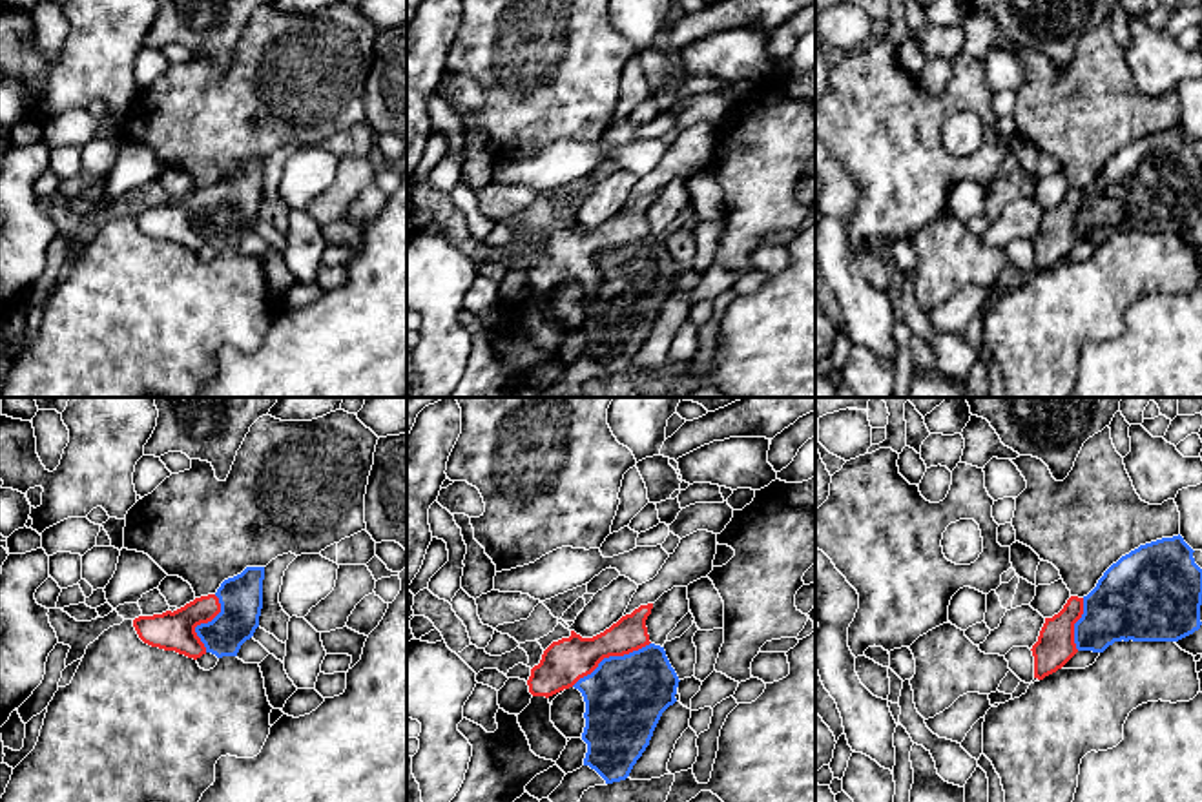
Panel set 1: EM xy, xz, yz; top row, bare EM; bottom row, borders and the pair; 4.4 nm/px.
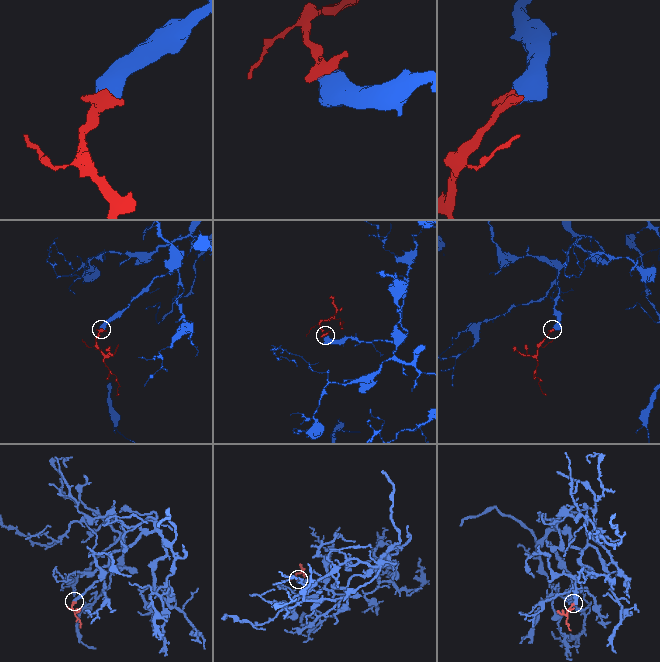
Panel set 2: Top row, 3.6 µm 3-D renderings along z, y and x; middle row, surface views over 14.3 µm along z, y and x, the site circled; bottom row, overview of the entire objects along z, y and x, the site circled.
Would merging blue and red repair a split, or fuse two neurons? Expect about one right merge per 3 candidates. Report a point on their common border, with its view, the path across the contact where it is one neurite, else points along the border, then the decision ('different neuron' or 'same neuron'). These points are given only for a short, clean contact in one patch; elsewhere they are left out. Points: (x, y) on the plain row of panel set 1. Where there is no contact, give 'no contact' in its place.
contact xz (610, 248); way xz (624, 288), (624, 270), (610, 248), (600, 254), (564, 254); same neuron

